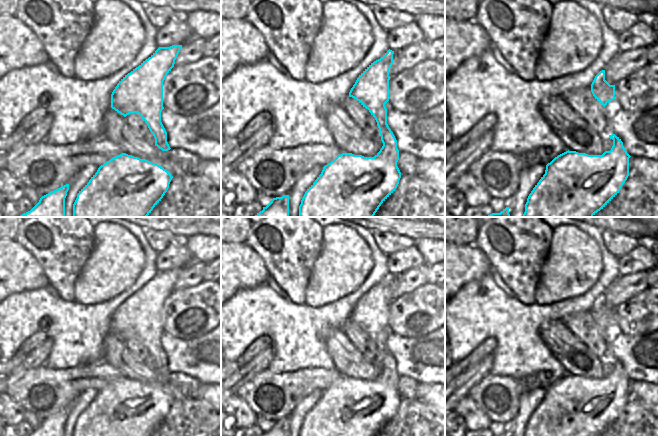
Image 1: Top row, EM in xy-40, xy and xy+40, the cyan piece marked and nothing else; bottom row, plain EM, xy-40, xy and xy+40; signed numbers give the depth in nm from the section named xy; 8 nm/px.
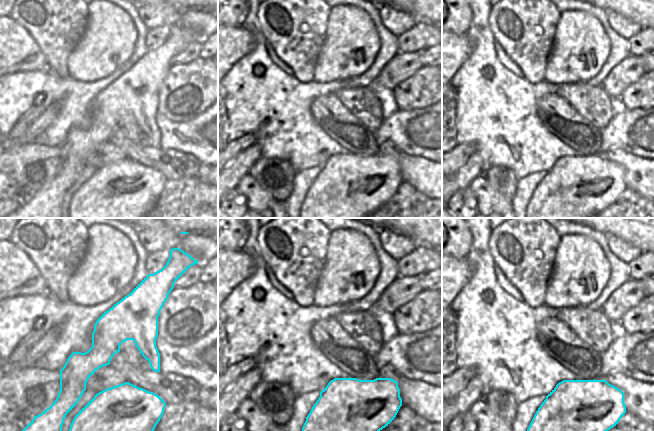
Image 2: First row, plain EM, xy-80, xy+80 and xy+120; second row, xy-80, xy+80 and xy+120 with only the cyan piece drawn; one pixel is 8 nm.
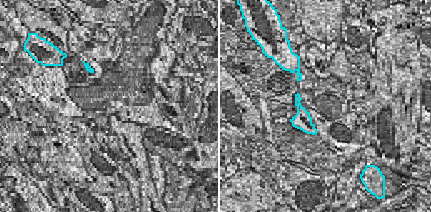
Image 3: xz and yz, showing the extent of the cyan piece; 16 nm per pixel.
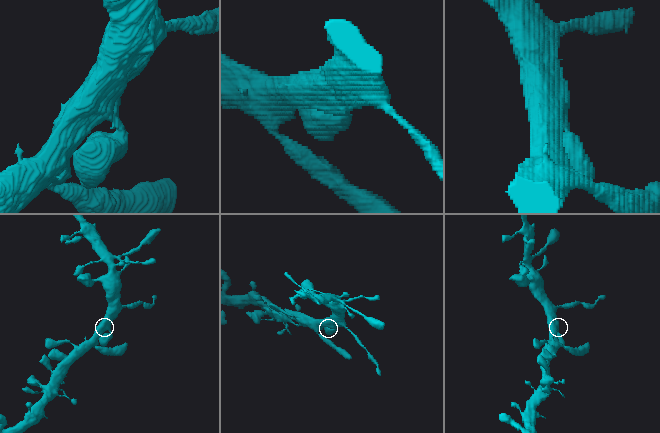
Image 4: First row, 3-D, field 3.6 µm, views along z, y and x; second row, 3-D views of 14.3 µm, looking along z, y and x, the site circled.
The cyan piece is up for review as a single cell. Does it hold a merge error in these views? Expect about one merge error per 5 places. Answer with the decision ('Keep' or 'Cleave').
Keep.

